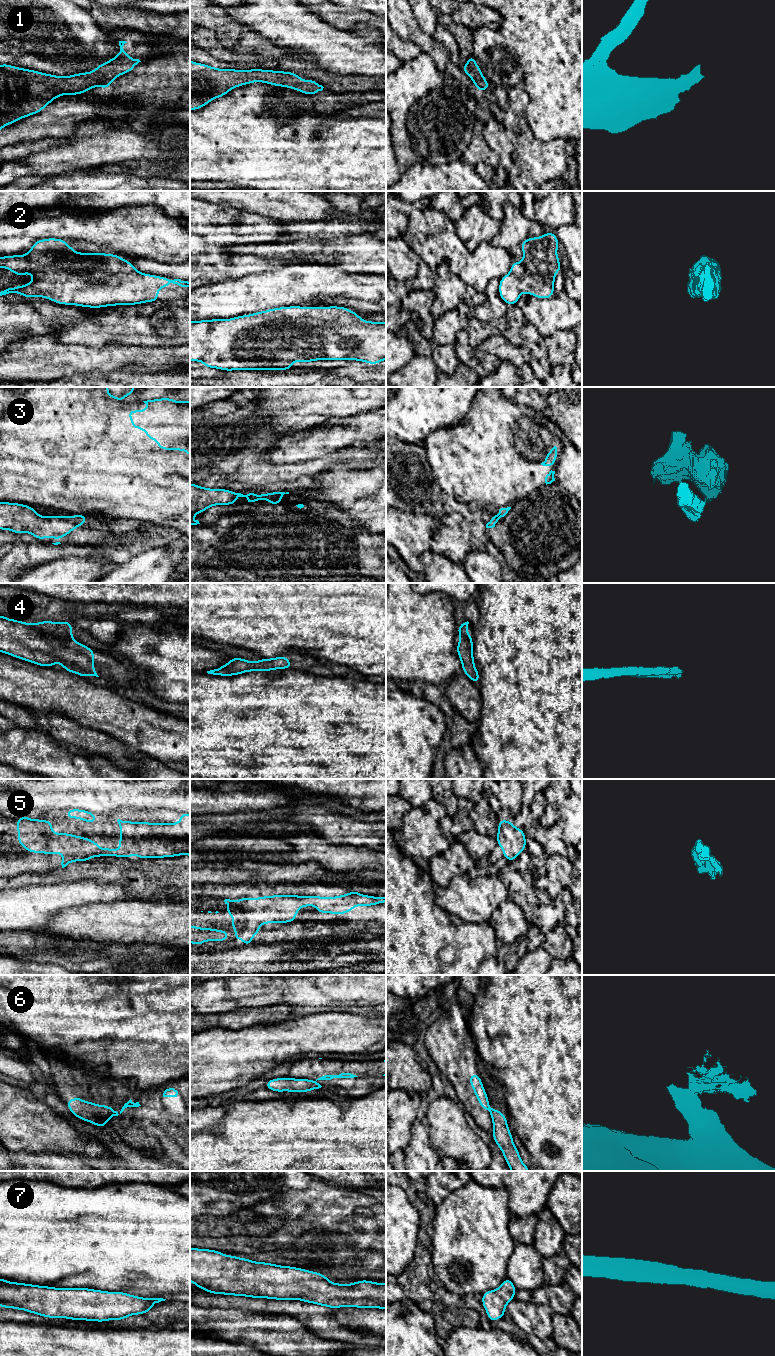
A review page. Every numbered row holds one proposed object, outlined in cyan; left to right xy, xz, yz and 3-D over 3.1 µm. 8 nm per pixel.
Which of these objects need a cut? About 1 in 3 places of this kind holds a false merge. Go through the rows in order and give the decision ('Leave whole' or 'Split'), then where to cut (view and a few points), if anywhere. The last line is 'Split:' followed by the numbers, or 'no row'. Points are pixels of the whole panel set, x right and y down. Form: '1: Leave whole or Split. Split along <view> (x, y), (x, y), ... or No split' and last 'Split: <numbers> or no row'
1: Leave whole. No split
2: Leave whole. No split
3: Split. Split along yz (495, 515), (500, 517)
4: Leave whole. No split
5: Leave whole. No split
6: Split. Split along yz (489, 1108), (490, 1111)
7: Leave whole. No split
Split: 3, 6

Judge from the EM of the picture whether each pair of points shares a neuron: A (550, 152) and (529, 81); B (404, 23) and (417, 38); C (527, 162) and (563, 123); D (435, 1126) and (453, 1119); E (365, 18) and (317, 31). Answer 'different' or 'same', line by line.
A: different
B: same
C: different
D: same
E: different

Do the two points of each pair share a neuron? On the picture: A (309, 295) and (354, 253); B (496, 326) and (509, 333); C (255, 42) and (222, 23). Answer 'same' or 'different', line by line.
A: different
B: same
C: same

